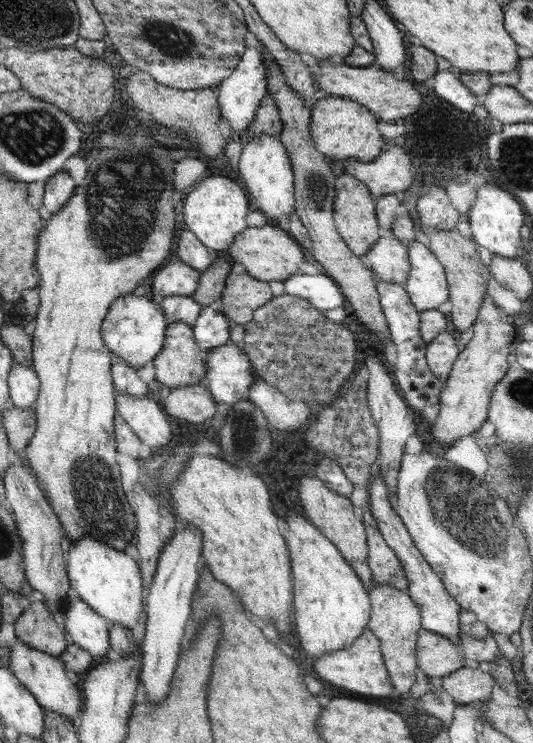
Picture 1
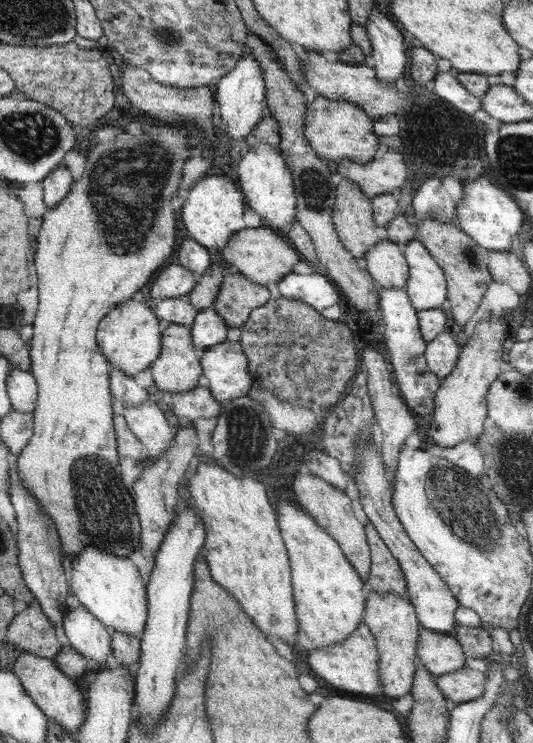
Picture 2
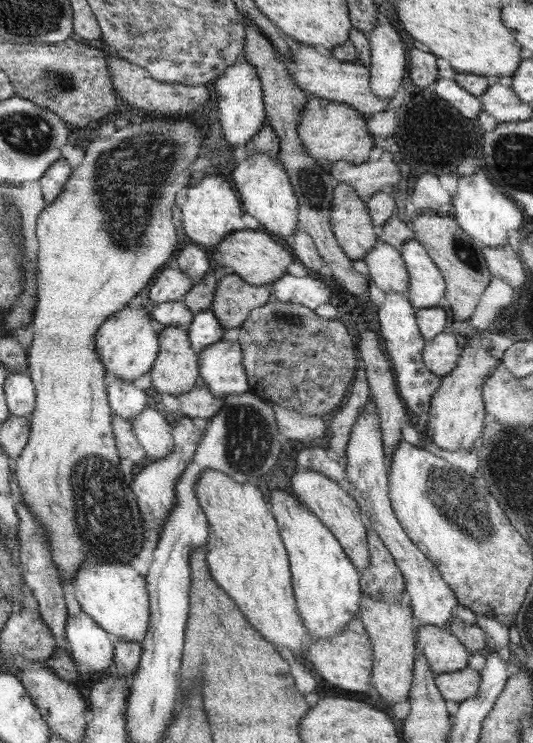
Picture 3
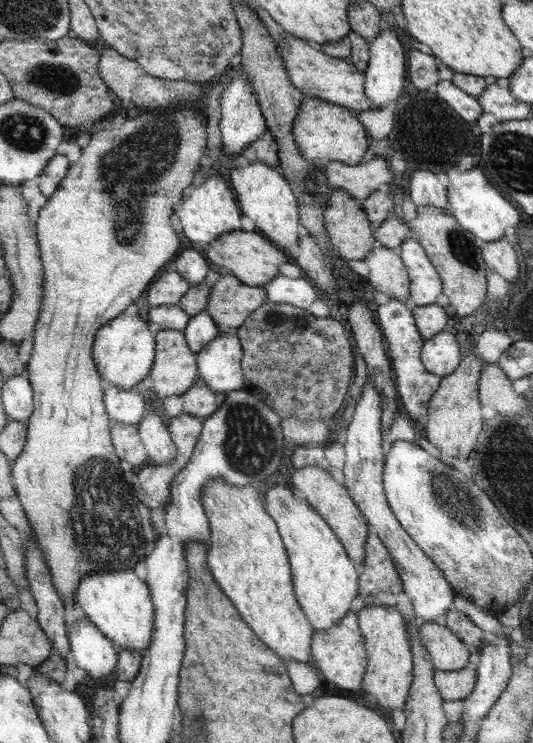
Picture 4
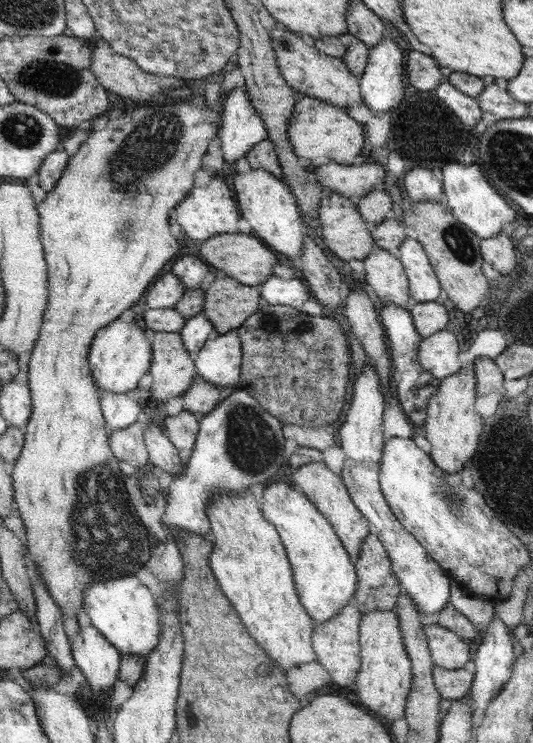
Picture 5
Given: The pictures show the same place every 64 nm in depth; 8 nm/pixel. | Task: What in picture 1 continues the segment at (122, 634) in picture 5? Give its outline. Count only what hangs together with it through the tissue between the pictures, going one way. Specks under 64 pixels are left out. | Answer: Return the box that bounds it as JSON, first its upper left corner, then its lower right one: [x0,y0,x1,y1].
[69,535,145,630]

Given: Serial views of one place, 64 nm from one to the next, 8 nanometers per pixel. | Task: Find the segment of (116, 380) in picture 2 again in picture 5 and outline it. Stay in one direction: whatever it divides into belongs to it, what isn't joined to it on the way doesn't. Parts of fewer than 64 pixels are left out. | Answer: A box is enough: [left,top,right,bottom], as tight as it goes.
[100,391,140,432]

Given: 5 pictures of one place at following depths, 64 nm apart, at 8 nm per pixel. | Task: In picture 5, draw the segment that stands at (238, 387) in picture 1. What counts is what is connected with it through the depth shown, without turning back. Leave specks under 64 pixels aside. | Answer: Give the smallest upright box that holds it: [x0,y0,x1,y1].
[194,329,244,388]

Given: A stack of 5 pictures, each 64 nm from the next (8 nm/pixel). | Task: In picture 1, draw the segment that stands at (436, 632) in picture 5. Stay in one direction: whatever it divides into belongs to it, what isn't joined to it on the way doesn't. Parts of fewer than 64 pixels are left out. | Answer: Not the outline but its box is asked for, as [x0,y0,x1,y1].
[417,628,462,678]

